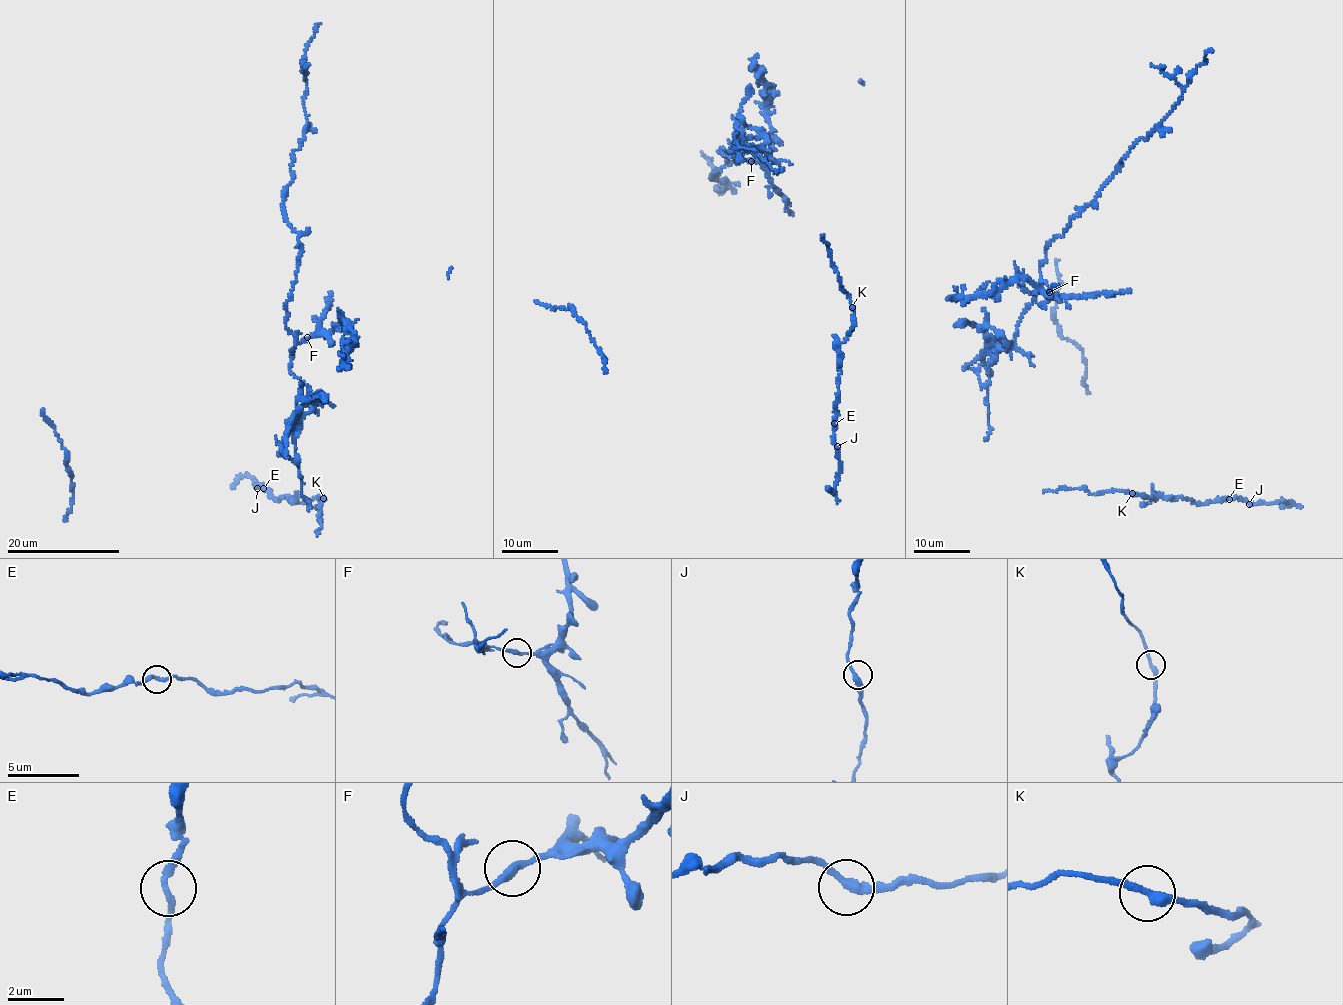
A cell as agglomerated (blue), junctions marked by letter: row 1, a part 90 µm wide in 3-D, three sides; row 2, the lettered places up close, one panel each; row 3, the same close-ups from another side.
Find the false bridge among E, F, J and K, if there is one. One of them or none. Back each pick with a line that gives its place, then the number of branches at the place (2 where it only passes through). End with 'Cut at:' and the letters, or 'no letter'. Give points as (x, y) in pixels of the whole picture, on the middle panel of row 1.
F: place (751, 161); branches 2
Cut at: F

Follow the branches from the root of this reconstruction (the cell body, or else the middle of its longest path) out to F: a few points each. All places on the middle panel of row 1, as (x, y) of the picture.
F: (748, 148), (755, 146), (762, 151), (753, 148), (736, 158), (751, 160)

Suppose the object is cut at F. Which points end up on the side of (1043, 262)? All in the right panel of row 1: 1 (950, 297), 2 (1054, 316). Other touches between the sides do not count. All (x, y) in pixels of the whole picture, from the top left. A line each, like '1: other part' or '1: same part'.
1: other part
2: other part

